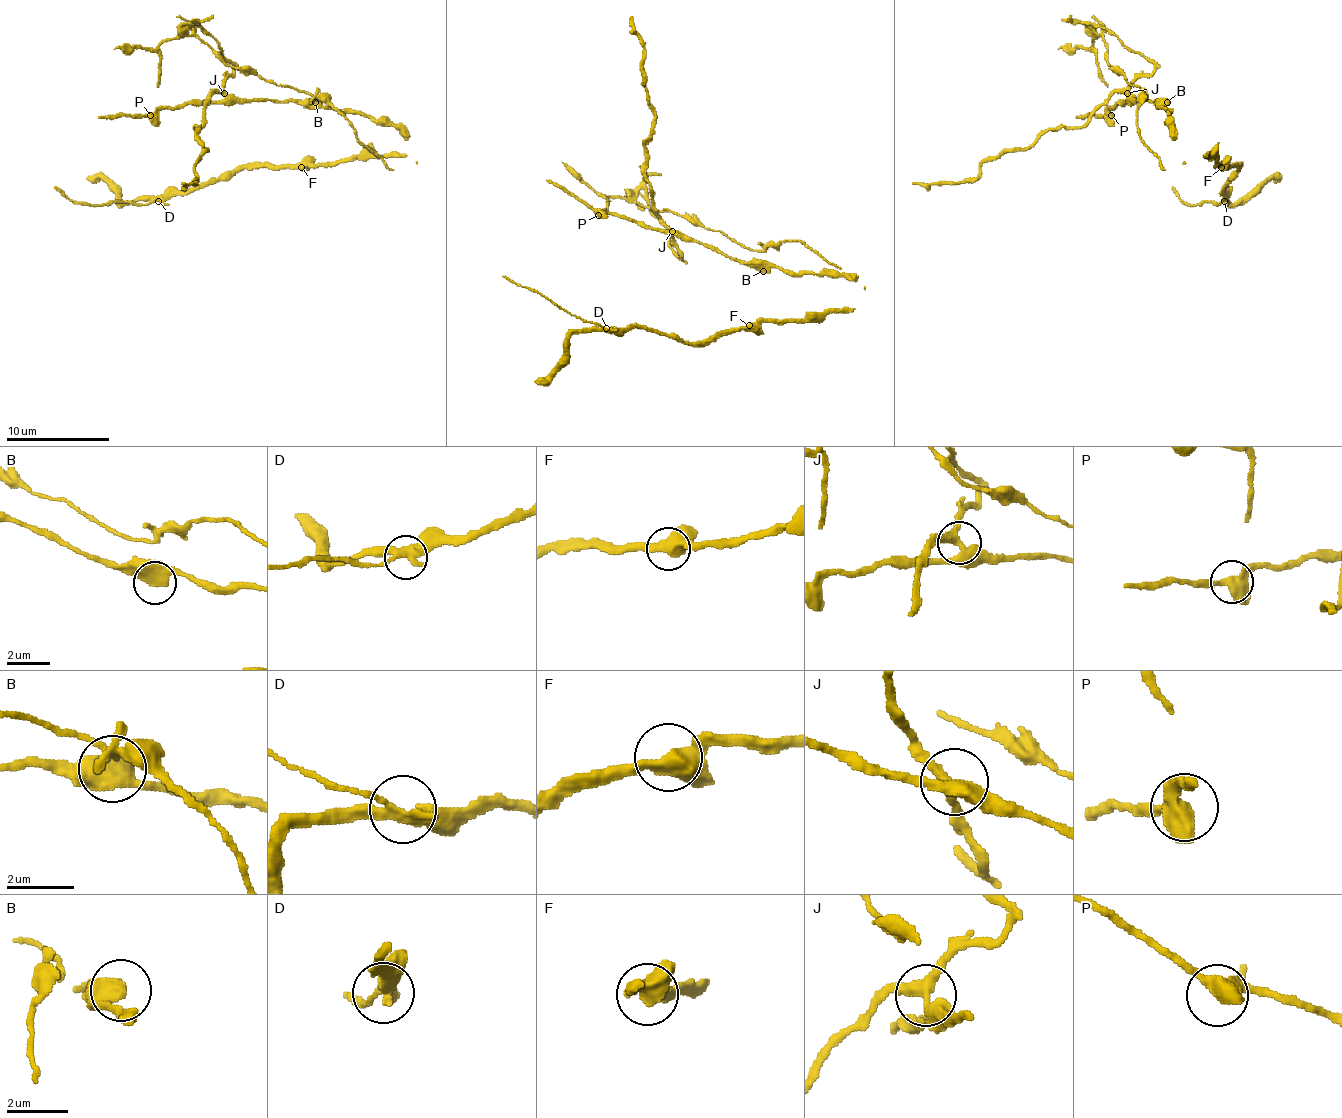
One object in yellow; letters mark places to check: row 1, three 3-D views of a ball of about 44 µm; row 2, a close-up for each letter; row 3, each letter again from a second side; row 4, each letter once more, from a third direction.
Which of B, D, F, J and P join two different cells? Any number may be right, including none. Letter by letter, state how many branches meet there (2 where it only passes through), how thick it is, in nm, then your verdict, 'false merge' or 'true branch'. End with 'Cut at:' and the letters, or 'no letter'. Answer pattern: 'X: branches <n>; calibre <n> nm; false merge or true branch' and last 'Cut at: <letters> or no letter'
B: branches 3; calibre 460 nm; true branch
D: branches 3; calibre 320 nm; false merge
F: branches 3; calibre 400 nm; true branch
J: branches 4; calibre 360 nm; false merge
P: branches 3; calibre 400 nm; true branch
Cut at: D, J

